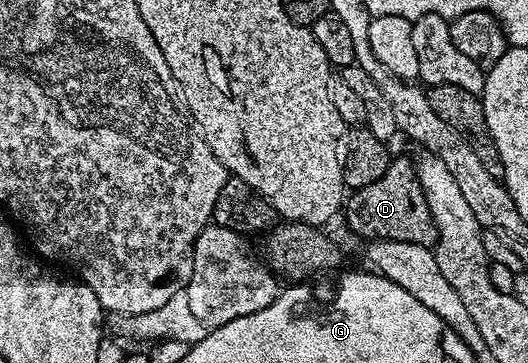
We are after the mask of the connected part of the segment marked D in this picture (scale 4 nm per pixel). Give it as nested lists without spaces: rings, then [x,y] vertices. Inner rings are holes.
[[[400,156],[389,159],[386,174],[370,186],[355,189],[347,197],[342,209],[343,219],[348,219],[348,228],[365,236],[365,241],[393,240],[394,242],[414,242],[432,246],[436,243],[434,218],[430,218],[430,206],[426,206],[426,194],[418,182],[416,165],[410,159]]]

